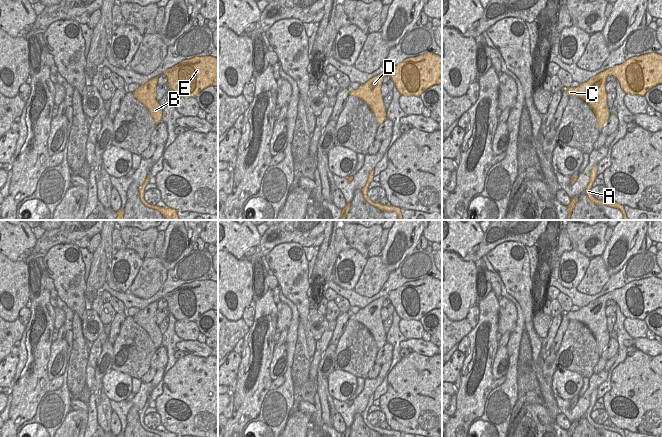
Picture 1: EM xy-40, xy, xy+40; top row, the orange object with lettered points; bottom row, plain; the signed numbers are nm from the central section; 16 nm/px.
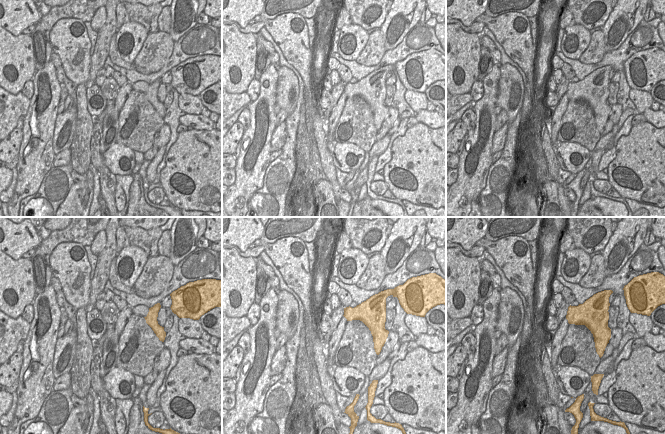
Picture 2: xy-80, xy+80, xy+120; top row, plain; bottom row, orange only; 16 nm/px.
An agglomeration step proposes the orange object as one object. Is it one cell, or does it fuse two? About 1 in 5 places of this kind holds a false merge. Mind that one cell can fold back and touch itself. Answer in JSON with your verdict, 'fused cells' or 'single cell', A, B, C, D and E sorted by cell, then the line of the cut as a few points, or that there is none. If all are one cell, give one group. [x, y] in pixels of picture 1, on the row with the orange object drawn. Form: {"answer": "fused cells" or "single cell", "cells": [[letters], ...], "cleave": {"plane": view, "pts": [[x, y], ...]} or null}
{"answer": "fused cells", "cells": [["A", "B", "C", "D"], ["E"]], "cleave": {"plane": "xy+40", "pts": [[613, 67], [611, 75]]}}

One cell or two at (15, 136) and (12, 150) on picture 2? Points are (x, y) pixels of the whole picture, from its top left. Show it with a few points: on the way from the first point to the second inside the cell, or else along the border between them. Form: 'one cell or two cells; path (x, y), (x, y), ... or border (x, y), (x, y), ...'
one cell; path (14, 139), (12, 147)

